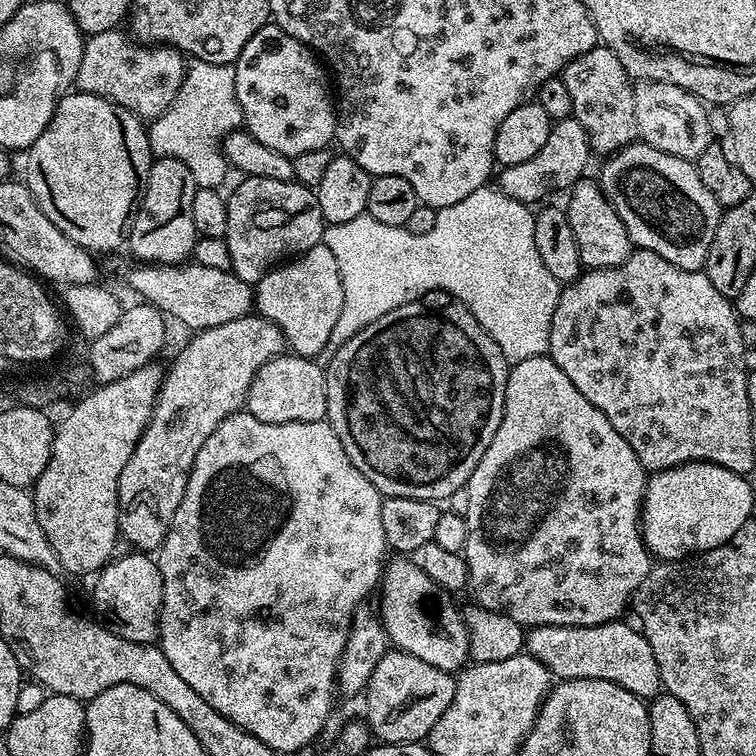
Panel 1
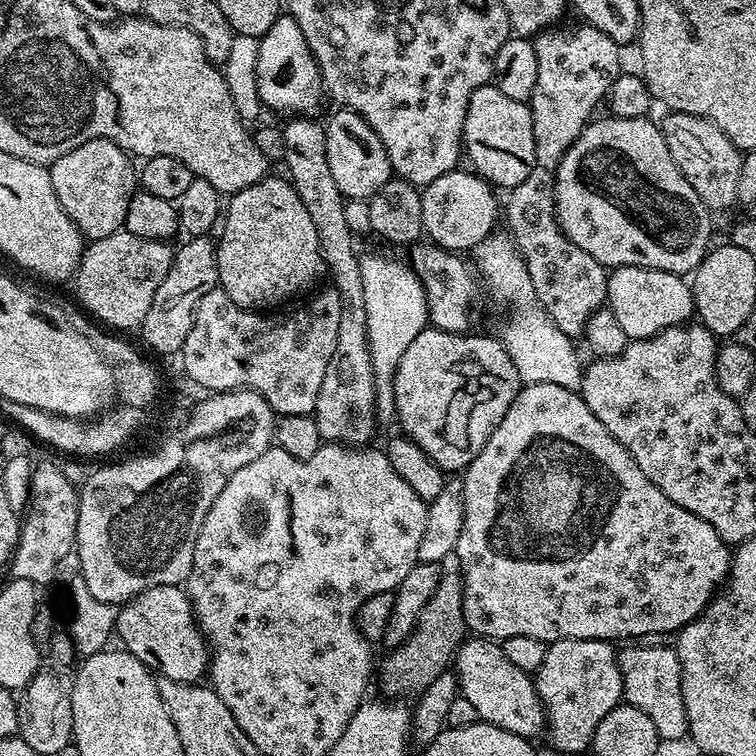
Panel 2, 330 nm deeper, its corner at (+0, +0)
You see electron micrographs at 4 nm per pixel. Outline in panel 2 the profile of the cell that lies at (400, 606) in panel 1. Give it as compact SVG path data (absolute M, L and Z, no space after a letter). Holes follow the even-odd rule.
M468 638L461 644L454 661L454 671L460 677L460 695L466 698L466 702L474 705L478 710L480 720L485 724L493 724L502 730L510 730L510 734L518 734L525 738L536 738L546 728L546 709L540 702L540 696L536 692L533 677L527 672L518 670L510 658L506 658L503 647L497 641L487 638Z

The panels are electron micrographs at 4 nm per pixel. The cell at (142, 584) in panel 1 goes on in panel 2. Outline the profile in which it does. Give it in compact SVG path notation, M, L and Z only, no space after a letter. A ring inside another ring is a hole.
M171 584L144 590L119 609L115 629L128 643L126 651L153 673L183 684L205 679L210 668L210 648L183 587Z

